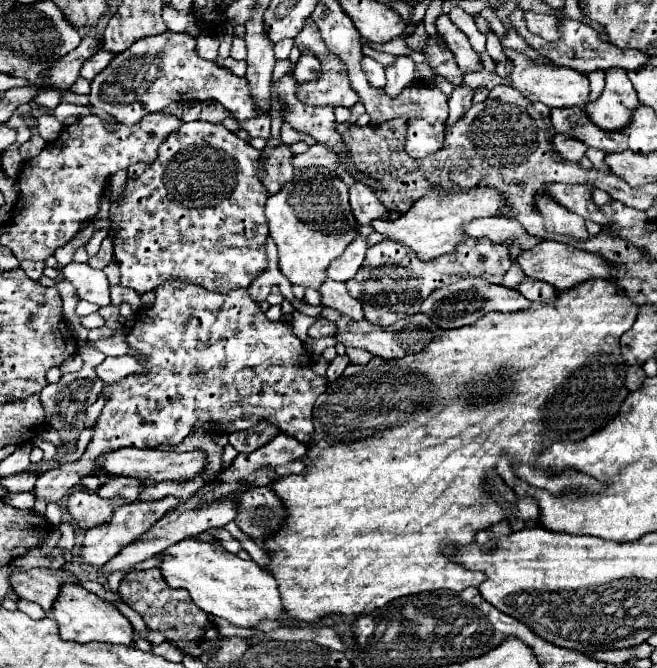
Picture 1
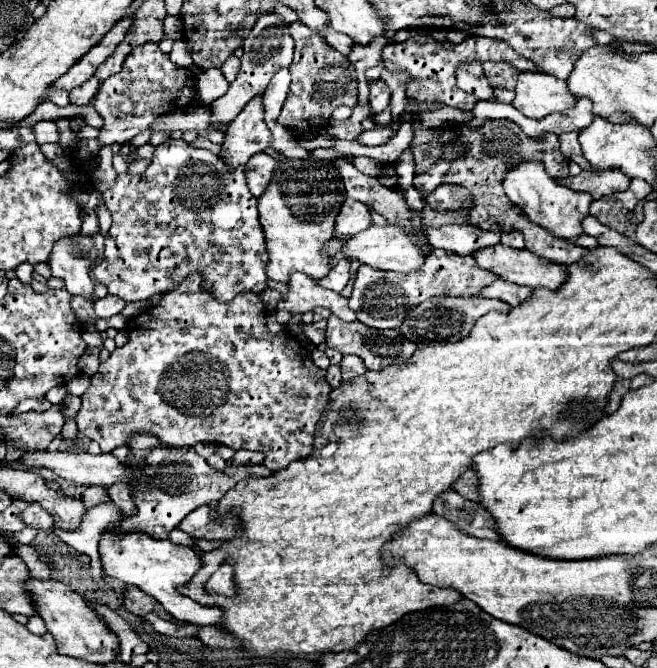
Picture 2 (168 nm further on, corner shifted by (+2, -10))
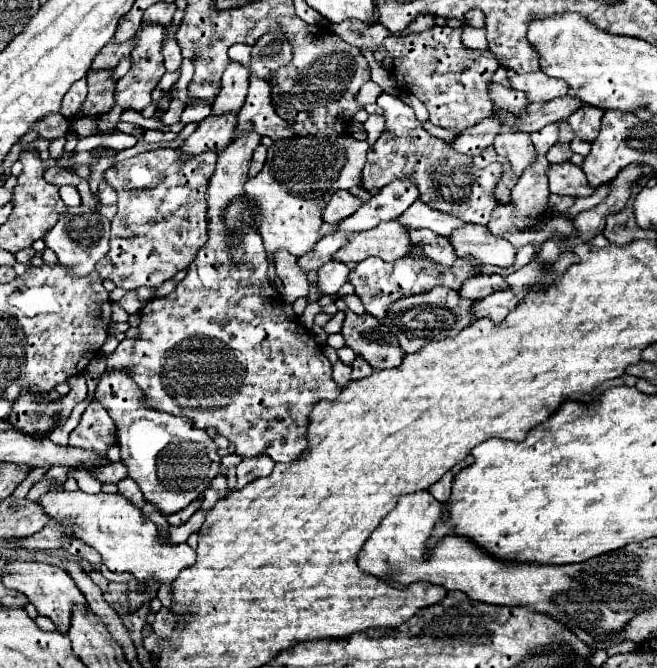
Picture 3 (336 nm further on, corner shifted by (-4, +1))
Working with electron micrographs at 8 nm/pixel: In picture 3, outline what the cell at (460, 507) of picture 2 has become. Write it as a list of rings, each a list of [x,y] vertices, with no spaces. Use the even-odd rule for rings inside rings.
[[[446,472],[434,486],[430,486],[430,492],[432,492],[442,504],[448,504],[450,494],[452,494],[452,484],[454,484],[452,472]]]

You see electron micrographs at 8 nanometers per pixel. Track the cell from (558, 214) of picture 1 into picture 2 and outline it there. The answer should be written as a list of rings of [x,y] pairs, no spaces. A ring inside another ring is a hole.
[[[526,161],[510,167],[510,171],[502,179],[502,187],[508,199],[520,205],[530,221],[534,221],[540,227],[548,227],[552,235],[562,239],[574,239],[584,233],[580,223],[582,223],[582,215],[588,215],[588,207],[592,203],[590,195],[574,193],[568,187],[556,185],[556,181],[544,171],[544,165],[540,161]]]

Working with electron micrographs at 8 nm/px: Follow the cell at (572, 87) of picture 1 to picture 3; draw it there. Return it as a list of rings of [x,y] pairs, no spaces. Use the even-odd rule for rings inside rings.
[[[544,72],[516,74],[510,78],[512,88],[522,90],[530,102],[548,102],[568,94],[568,84],[562,78],[550,78]]]

